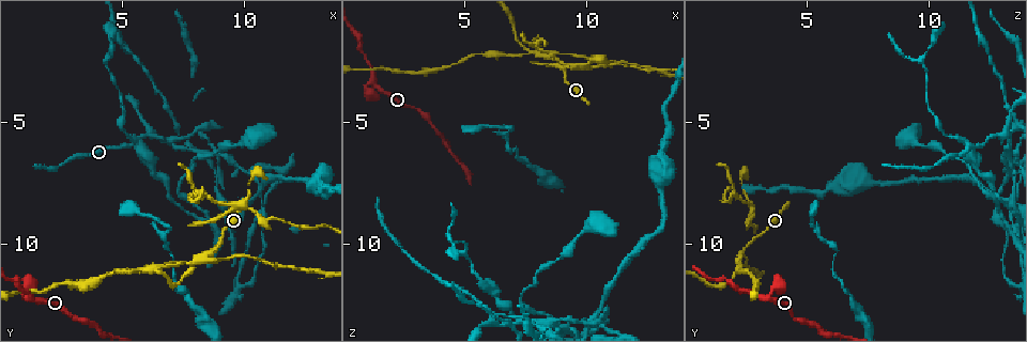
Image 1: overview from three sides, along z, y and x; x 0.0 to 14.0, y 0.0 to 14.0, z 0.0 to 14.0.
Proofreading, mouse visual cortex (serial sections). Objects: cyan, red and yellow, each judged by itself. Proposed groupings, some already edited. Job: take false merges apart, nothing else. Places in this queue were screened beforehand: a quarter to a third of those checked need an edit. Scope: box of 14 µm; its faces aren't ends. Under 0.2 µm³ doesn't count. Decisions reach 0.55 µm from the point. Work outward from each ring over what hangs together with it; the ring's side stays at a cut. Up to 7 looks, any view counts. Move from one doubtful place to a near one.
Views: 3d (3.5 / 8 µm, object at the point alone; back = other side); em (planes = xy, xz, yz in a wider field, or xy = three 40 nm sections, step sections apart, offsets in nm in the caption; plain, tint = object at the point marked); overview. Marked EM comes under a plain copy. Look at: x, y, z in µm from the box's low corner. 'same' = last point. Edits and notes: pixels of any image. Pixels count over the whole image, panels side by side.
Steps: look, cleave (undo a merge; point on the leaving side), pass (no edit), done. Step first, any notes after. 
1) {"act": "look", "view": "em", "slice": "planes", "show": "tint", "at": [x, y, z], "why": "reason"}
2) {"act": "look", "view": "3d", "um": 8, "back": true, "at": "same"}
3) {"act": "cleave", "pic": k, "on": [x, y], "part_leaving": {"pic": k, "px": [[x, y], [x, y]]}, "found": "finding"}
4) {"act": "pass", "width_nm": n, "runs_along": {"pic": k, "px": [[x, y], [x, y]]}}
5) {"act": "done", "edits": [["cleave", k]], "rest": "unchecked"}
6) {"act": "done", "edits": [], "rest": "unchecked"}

{"act": "look", "view": "3d", "um": 3.5, "back": true, "at": [6.1, 5.6, 12.9], "why": "arms part here"}

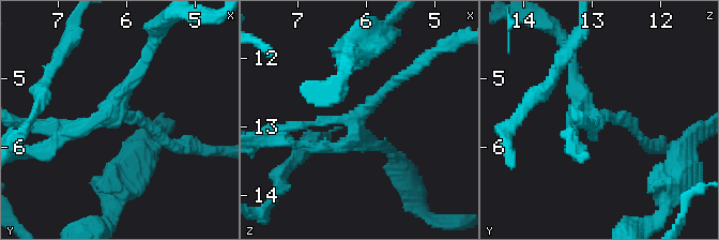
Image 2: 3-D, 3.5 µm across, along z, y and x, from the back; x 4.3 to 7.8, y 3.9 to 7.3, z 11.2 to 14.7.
{"act": "look", "view": "em", "slice": "xy", "step": 3, "show": "tint", "at": [6.10, 5.55, 12.90]}

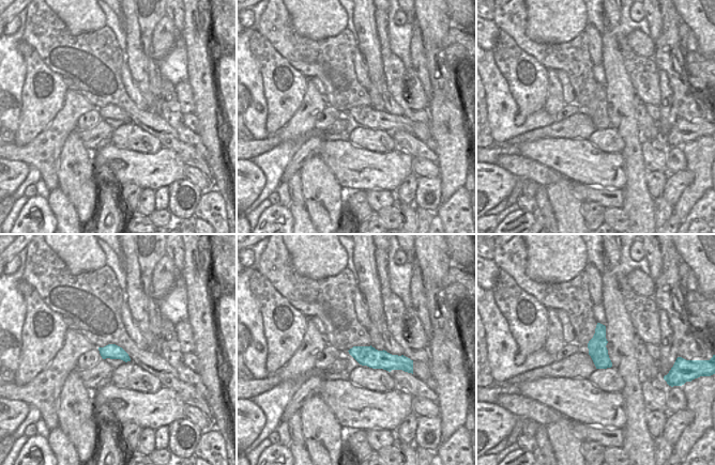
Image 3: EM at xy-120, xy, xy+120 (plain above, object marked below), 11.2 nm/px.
{"act": "cleave", "pic": 2, "on": [271, 141], "part_leaving": {"pic": 2, "px": [[357, 125], [345, 147], [278, 138]]}, "found": "a second cell is stuck on"}

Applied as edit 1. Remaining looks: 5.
{"act": "look", "view": "3d", "um": 3.5, "at": [1.3, 12.2, 3.5], "why": "abrupt turn"}

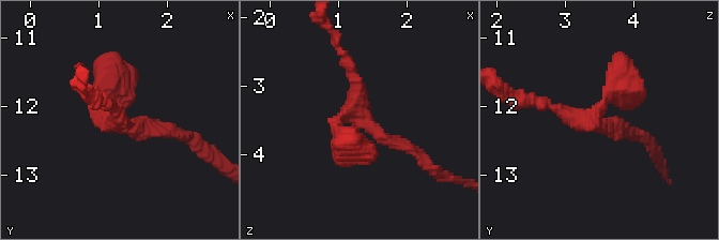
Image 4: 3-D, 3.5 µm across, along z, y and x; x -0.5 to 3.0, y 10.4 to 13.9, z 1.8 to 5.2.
{"act": "look", "view": "em", "slice": "xy", "step": 2, "show": "tint", "at": [1.20, 12.25, 3.45], "why": "need the tissue"}

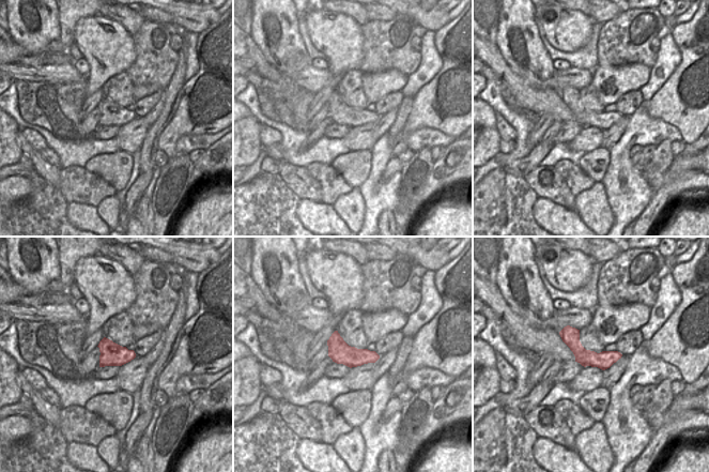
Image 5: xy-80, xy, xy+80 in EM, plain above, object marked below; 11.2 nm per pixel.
{"act": "look", "view": "em", "slice": "xy", "step": 1, "show": "tint", "at": "same", "why": "cut it another way"}

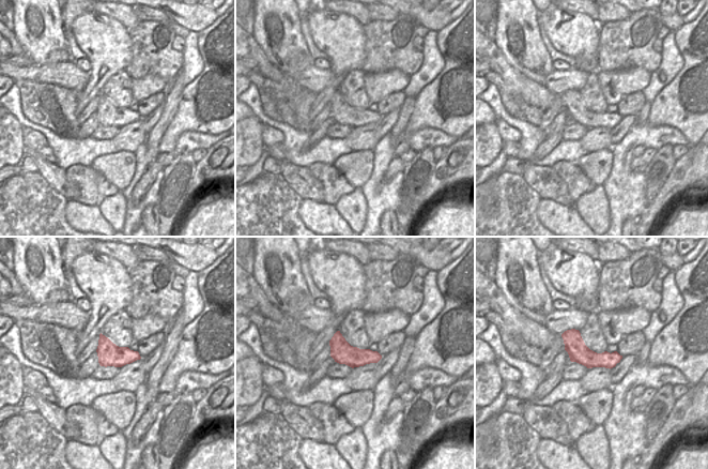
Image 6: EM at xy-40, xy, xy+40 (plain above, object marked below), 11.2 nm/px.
{"act": "pass", "width_nm": 260, "runs_along": {"pic": 6, "px": [[565, 335], [589, 359], [617, 359]]}, "found": "all the same cell"}

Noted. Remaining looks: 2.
{"act": "look", "view": "3d", "um": 8, "at": [8.4, 10.4, 2.3], "why": "thin neck"}

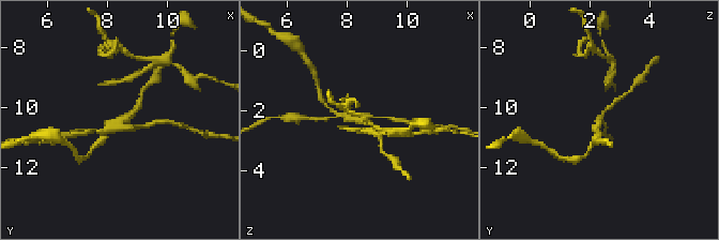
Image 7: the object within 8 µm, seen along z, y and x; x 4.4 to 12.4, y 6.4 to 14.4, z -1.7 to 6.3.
{"act": "look", "view": "em", "slice": "xy", "step": 2, "show": "tint", "at": [8.5, 10.5, 2.3]}

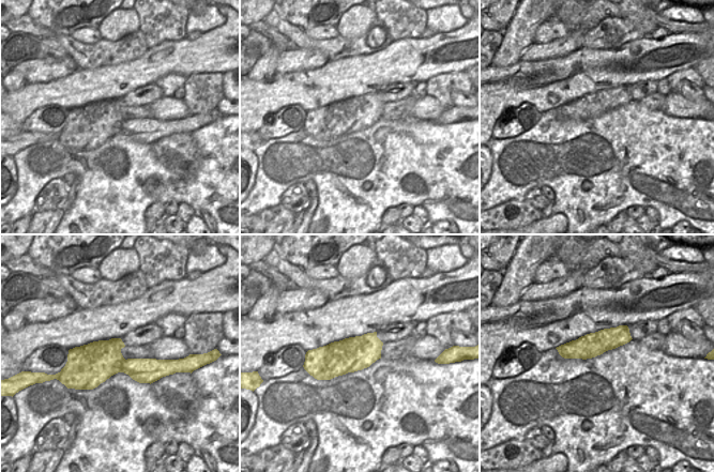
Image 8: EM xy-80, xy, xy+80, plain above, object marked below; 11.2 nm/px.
{"act": "cleave", "pic": 7, "on": [81, 132], "part_leaving": {"pic": 7, "px": [[342, 116], [326, 118], [296, 117]]}, "found": "a second cell is stuck on"}

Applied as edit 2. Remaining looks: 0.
{"act": "done", "edits": [["cleave", 2], ["cleave", 7]], "rest": "unchecked"}

